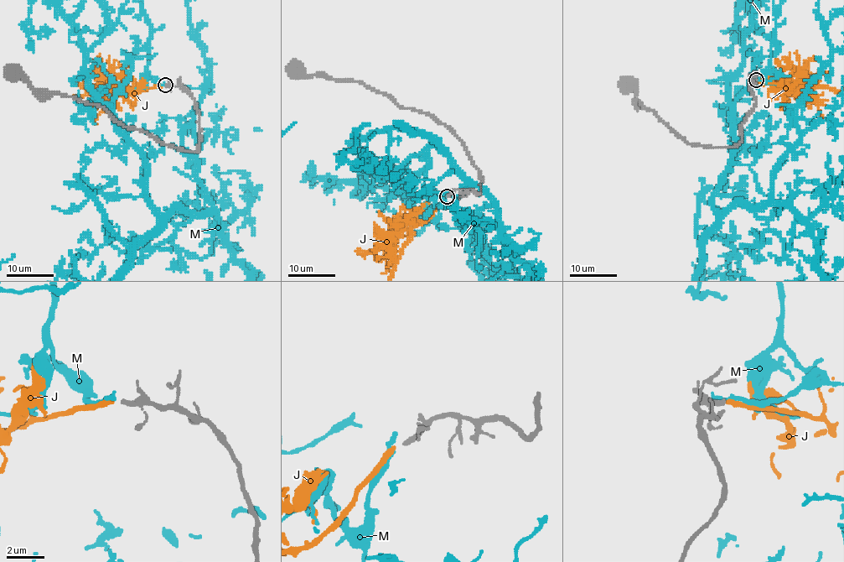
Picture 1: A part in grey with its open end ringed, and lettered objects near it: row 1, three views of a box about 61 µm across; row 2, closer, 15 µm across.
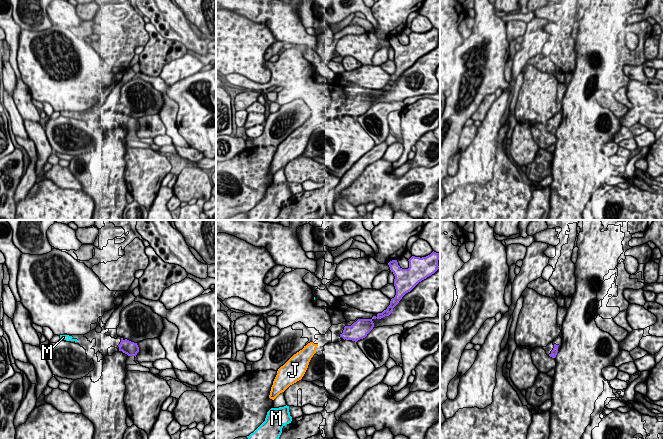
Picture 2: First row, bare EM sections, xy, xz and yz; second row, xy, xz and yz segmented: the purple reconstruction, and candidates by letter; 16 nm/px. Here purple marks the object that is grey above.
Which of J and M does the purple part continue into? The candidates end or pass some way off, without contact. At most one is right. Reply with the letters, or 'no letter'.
J

